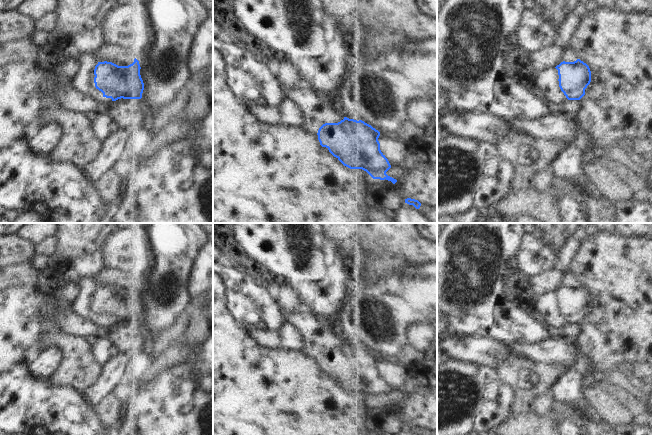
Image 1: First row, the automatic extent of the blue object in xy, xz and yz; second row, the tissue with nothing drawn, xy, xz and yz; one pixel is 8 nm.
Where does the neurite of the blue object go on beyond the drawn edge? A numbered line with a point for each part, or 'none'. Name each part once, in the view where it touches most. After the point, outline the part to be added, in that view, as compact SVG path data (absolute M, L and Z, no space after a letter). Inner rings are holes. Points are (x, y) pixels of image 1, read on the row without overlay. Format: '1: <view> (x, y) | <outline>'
1: xy (83, 305) | M94 277L84 278L79 283L79 294L73 303L71 309L78 316L84 318L87 322L92 322L102 330L107 330L112 326L111 322L106 322L103 317L95 311L94 293L98 288Z

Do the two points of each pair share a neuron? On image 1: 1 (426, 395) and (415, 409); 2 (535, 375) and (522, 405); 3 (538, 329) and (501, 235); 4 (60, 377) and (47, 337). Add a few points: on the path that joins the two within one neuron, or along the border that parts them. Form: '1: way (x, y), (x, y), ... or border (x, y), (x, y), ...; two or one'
1: way (426, 398), (418, 406); one
2: way (529, 382), (524, 398); one
3: way (509, 324), (494, 309), (495, 264); one
4: way (66, 366), (66, 350), (58, 342); one

